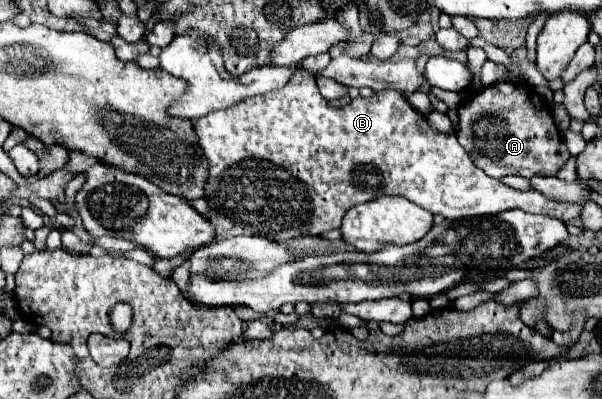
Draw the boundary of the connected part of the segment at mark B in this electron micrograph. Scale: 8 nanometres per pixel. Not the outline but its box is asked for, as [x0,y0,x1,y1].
[195,67,583,241]

